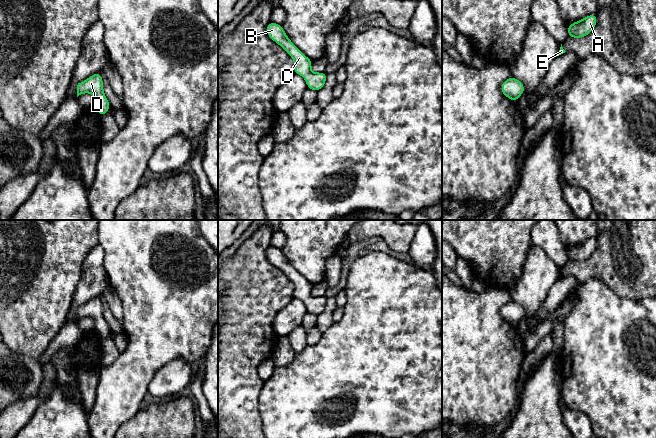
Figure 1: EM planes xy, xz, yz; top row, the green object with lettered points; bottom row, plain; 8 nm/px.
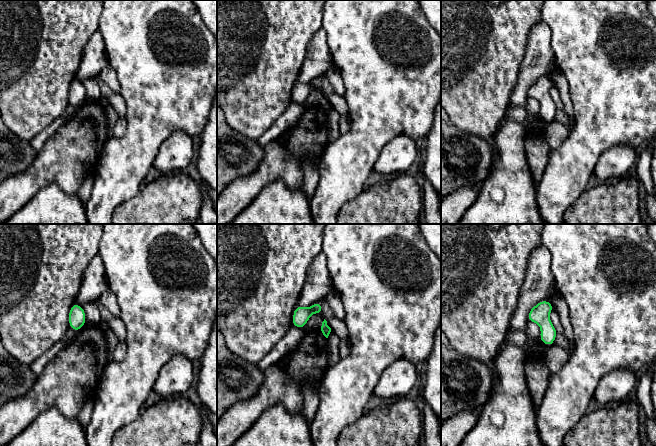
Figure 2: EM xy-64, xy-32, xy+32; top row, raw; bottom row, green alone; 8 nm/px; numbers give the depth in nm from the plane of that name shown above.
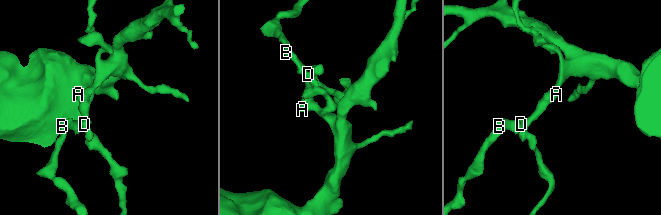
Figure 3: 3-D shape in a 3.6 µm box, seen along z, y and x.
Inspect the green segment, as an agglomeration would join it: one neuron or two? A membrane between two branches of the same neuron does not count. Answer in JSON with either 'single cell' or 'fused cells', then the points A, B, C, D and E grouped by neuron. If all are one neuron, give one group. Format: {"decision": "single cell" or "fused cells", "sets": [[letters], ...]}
{"decision": "single cell", "sets": [["A", "B", "C", "D", "E"]]}

